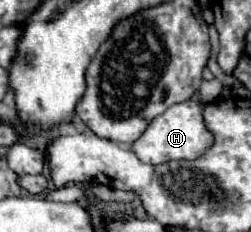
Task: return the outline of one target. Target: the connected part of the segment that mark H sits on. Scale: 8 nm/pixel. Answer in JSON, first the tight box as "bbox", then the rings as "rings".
{"bbox":[133,99,211,165],"rings":[[[195,99],[171,105],[163,115],[155,117],[145,133],[133,143],[135,155],[143,163],[159,165],[171,159],[195,159],[201,157],[207,149],[211,149],[211,131],[203,121],[203,105]]]}

